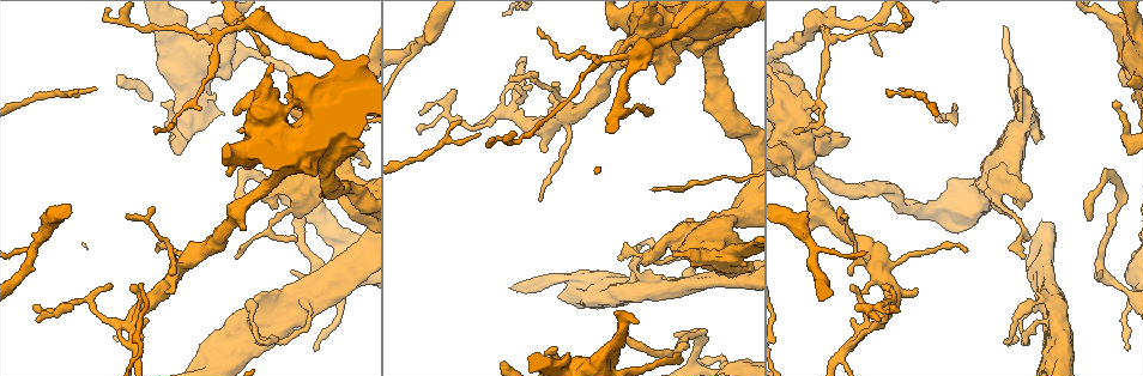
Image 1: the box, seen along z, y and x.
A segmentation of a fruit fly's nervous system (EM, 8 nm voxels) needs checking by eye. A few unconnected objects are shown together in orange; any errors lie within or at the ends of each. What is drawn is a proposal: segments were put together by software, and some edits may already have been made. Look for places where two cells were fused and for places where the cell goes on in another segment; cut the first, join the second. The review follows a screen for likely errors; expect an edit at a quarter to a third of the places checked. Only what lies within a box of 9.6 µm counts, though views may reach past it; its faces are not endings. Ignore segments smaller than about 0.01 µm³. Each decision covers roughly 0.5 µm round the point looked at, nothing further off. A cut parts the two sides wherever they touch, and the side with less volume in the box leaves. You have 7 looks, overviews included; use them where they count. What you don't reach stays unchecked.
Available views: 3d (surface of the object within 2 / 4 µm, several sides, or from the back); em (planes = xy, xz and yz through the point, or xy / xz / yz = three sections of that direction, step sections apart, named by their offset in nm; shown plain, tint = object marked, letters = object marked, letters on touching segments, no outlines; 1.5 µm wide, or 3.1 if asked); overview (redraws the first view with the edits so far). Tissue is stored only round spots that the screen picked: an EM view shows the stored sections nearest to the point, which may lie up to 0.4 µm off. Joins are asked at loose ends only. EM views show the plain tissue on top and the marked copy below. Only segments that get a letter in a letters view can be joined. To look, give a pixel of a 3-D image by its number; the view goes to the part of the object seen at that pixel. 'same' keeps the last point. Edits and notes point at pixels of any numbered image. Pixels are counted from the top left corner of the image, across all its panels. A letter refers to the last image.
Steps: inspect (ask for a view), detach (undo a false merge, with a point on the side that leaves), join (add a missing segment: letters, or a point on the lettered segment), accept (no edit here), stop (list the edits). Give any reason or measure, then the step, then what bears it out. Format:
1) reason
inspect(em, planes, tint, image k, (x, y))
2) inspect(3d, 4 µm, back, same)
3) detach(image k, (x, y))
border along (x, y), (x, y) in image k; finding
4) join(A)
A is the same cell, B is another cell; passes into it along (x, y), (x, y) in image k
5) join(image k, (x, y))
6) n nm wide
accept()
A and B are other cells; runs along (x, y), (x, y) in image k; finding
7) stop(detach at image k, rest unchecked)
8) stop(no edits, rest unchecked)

an open end
inspect(em, yz, step 4, tint, image 1, (293, 80))

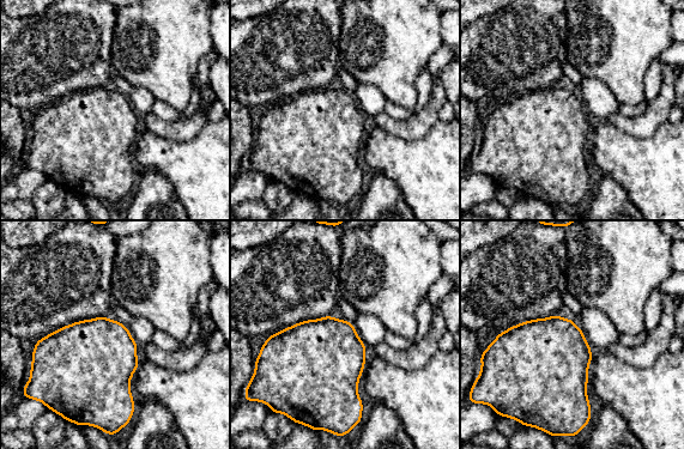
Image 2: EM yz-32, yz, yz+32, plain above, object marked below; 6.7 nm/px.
another direction
inspect(em, planes, letters, same)

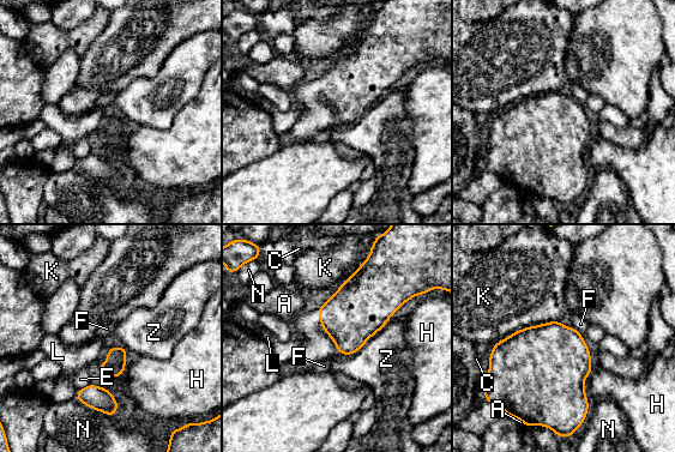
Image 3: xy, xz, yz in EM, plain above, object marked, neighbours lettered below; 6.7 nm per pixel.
accept()
A, C, E, F, H, K, L, N and Z are other cells; border along (558, 320), (525, 326), (511, 335) in image 3; none of them fits

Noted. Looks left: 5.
free end
inspect(em, xy, step 8, tint, image 1, (263, 55))

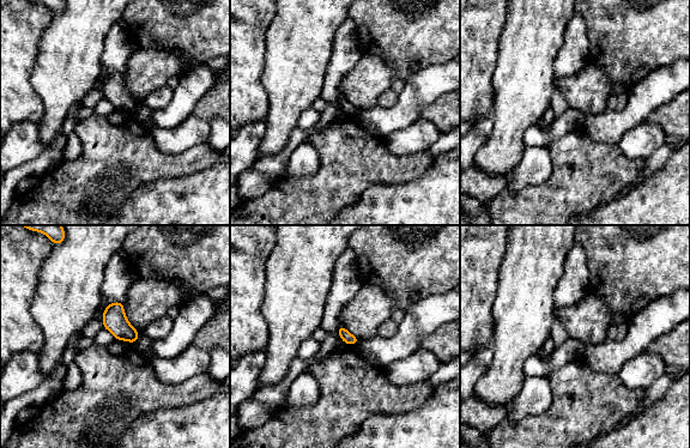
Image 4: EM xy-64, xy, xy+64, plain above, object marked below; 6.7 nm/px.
inspect(em, xy, step 8, letters, same)

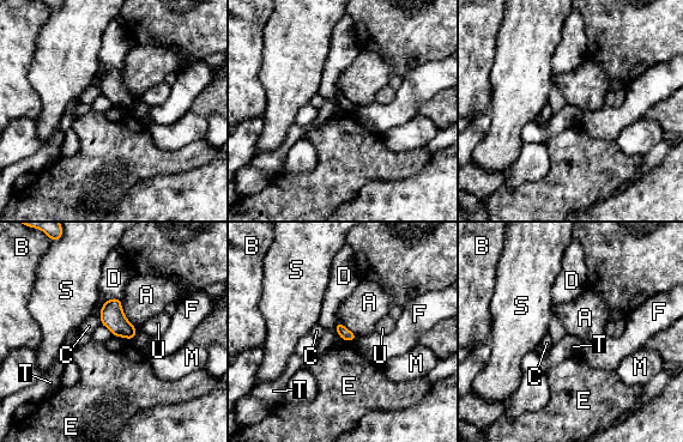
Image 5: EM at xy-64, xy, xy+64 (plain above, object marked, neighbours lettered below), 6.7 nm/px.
A touches over 260 nm
accept()
A, B, C, D, E, F, M, S, T and U are other cells; border along (113, 334), (132, 339) in image 5; none of them fits

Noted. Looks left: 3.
three-way junction
inspect(3d, 4 µm, back, image 1, (600, 58))

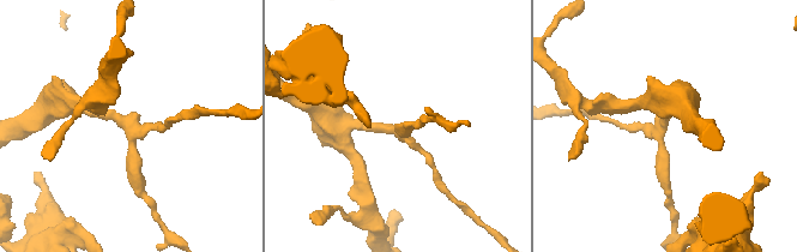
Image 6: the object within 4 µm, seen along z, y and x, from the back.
need the tissue
inspect(em, xz, step 4, tint, image 6, (662, 124))

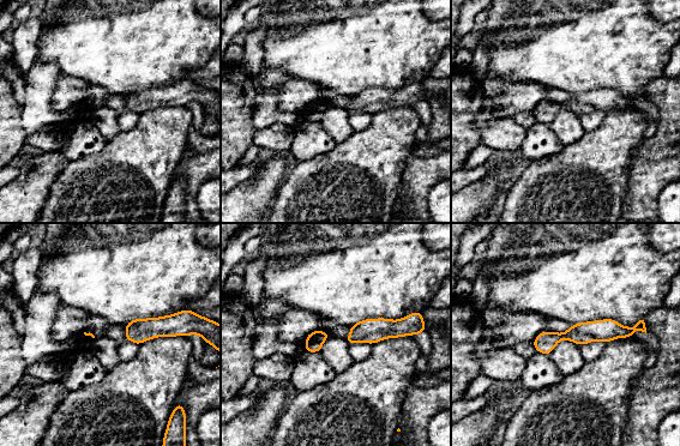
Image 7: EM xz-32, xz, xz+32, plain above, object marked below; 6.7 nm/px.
what lies round it
inspect(em, xz, step 4, letters, same)

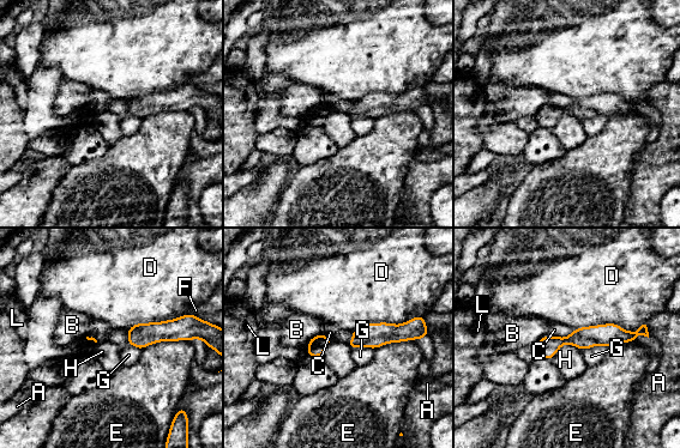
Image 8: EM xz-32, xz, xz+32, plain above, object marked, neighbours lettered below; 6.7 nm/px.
accept()
A, B, C, D, E, F, G, H and L are other cells; border along (582, 350), (564, 344), (551, 358) in image 8; one cell here

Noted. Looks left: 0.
stop(no edits, rest unchecked)

